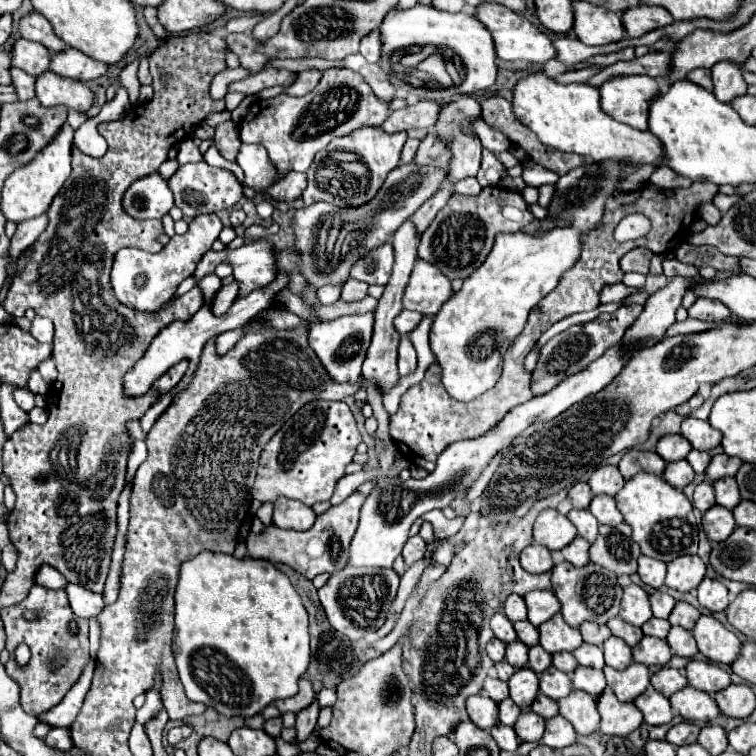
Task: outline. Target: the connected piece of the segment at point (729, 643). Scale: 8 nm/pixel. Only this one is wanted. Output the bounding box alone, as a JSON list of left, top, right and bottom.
[692,615,740,663]

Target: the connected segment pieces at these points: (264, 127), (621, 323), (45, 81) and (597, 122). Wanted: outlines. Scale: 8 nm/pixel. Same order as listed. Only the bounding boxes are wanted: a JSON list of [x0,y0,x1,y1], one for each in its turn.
[[240,69,390,171],[532,305,642,395],[36,71,94,113],[512,73,662,165]]

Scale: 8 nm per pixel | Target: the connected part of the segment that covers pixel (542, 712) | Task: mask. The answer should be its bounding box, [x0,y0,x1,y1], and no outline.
[530,693,558,719]

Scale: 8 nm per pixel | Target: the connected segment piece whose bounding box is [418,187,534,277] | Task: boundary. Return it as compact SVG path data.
M484 187L480 195L452 195L448 205L438 211L438 217L430 223L418 247L418 257L436 265L444 275L470 275L482 265L492 249L496 233L514 233L532 223L534 217L528 213L528 203L520 193L502 187Z

